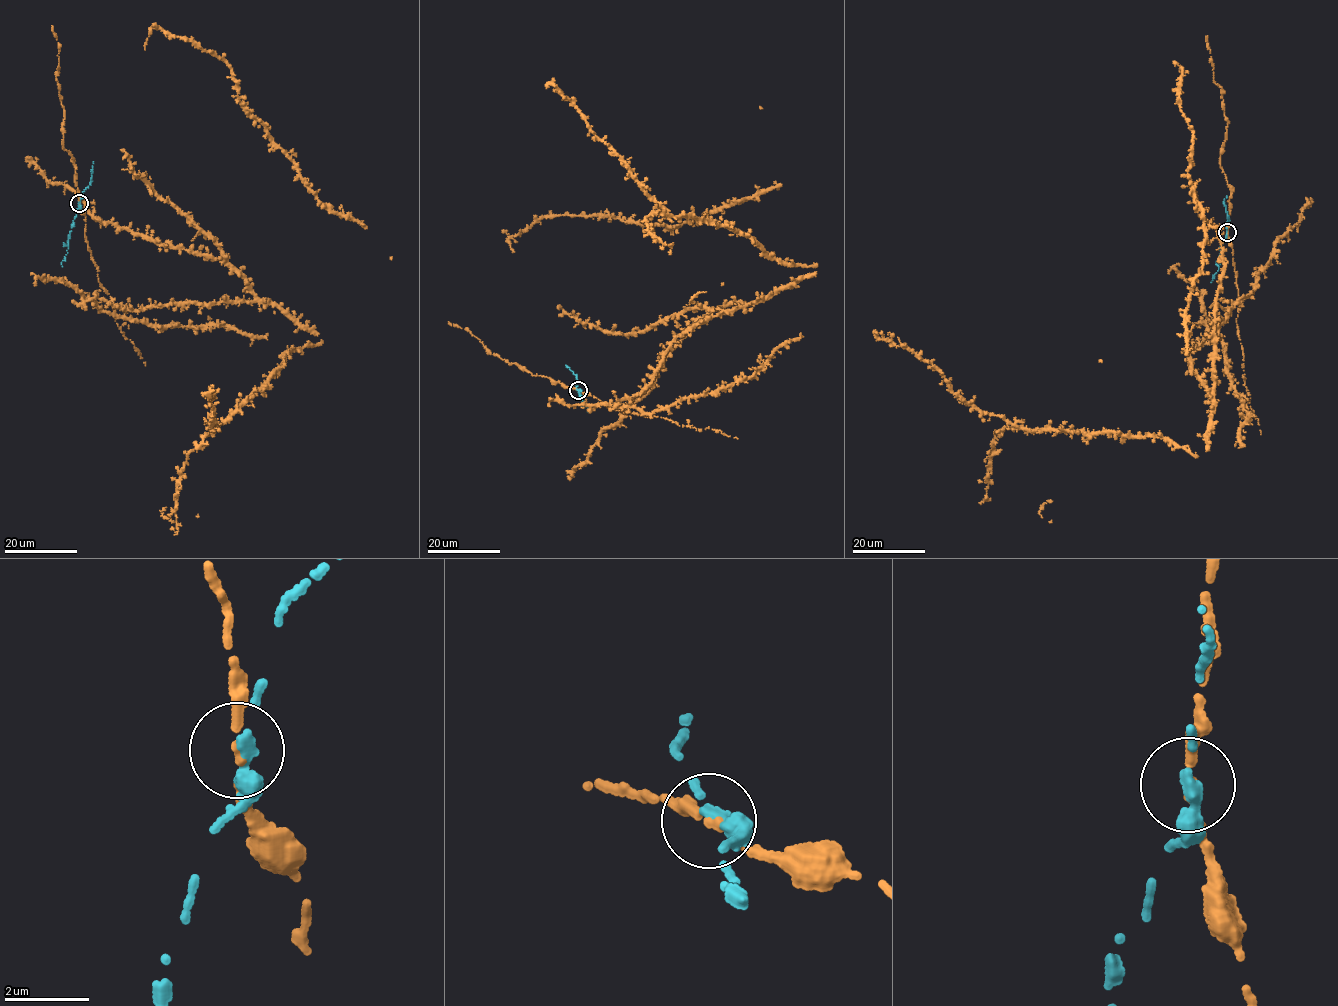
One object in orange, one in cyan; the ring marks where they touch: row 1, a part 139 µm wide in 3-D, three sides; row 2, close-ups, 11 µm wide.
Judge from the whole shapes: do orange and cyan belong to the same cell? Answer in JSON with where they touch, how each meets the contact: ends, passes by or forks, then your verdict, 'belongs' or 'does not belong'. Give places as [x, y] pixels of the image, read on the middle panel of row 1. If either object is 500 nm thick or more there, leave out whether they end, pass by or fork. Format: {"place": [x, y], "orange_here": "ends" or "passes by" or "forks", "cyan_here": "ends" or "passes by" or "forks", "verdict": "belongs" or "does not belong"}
{"place": [578, 390], "orange_here": "passes by", "cyan_here": "passes by", "verdict": "does not belong"}

